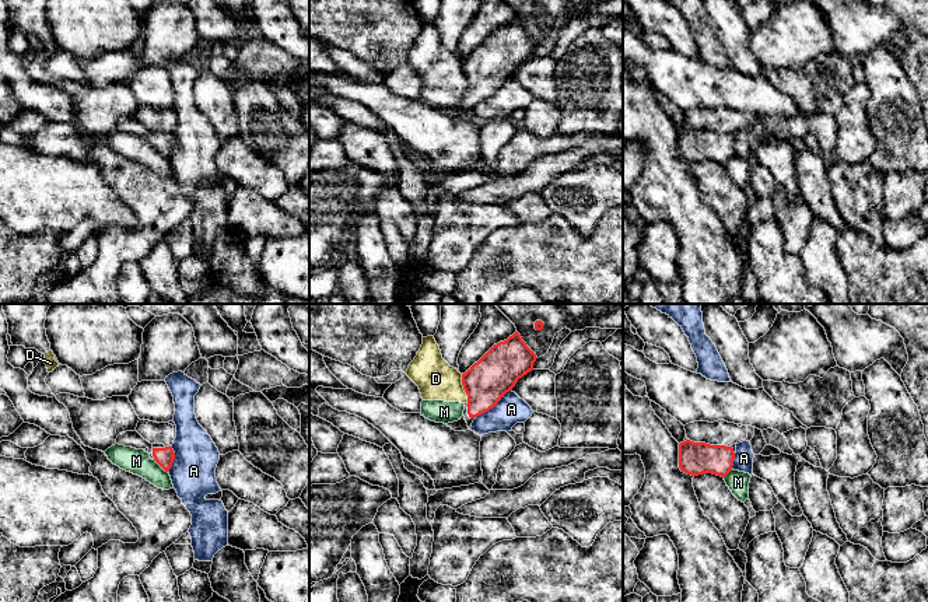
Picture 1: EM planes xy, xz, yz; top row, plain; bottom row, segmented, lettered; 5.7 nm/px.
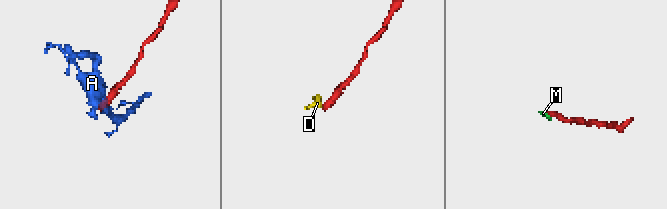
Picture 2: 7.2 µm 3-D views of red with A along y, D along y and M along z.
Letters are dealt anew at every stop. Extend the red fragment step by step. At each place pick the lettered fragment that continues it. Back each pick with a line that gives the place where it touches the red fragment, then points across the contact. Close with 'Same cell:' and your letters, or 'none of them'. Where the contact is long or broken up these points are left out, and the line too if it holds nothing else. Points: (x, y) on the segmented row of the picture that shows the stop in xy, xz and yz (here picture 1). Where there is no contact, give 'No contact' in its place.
Same cell: none of them

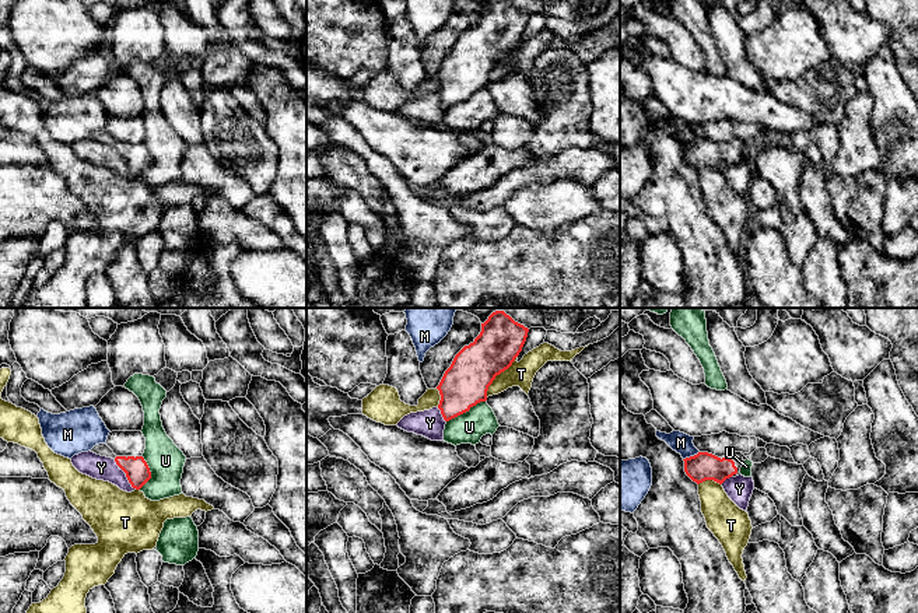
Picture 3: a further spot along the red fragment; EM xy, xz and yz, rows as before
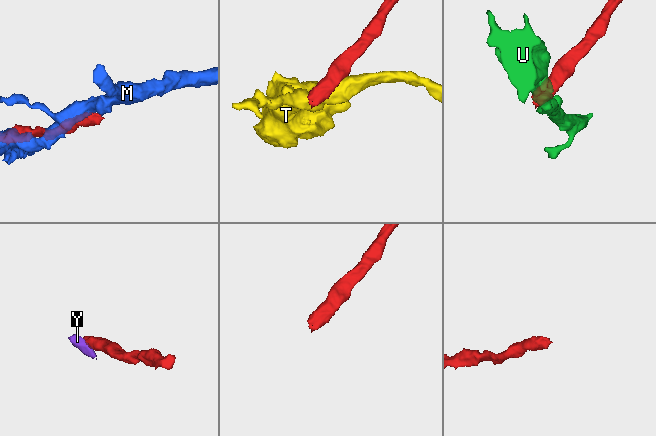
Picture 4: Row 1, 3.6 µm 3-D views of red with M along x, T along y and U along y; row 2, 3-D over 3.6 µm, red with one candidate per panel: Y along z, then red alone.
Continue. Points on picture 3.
Same cell: none of them

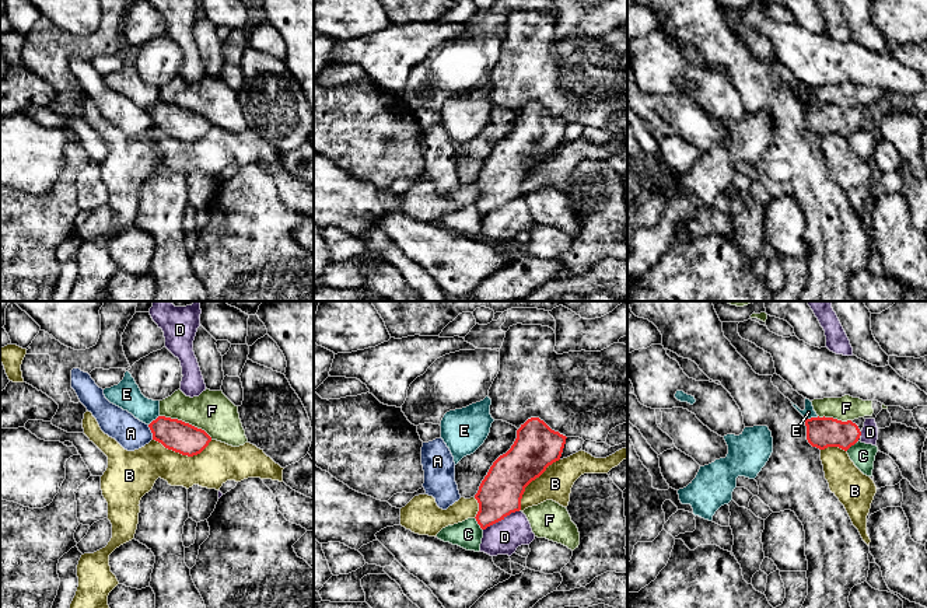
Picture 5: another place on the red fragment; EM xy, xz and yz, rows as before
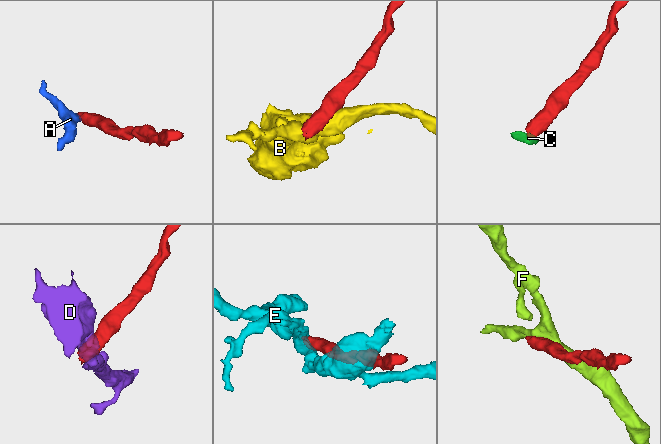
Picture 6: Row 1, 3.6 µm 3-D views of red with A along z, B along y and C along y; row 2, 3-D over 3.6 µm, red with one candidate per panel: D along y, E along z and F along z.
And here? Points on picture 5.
Same cell: none of them

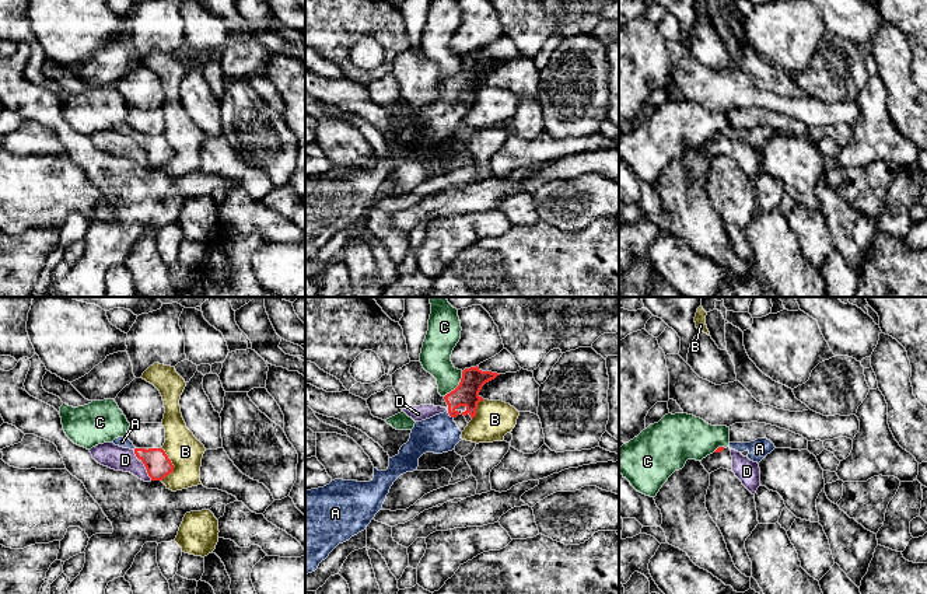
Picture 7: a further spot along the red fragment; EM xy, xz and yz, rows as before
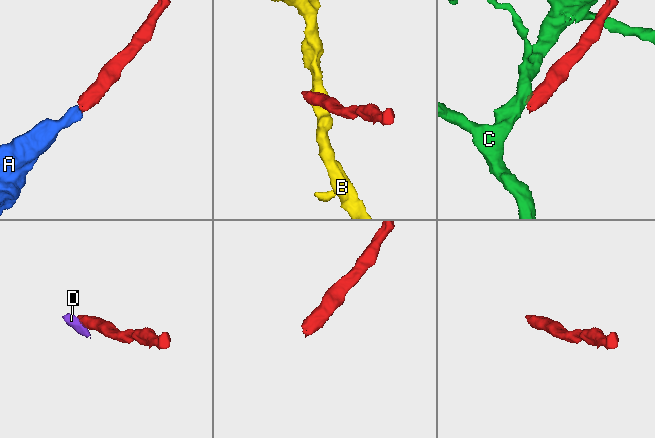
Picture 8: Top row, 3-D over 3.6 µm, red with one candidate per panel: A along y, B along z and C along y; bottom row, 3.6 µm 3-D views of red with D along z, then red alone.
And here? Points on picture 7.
A: Touches red at xz (450, 415). Path across: xz (467, 394), (451, 408), (450, 415), (443, 423), (440, 433)
Same cell: A

